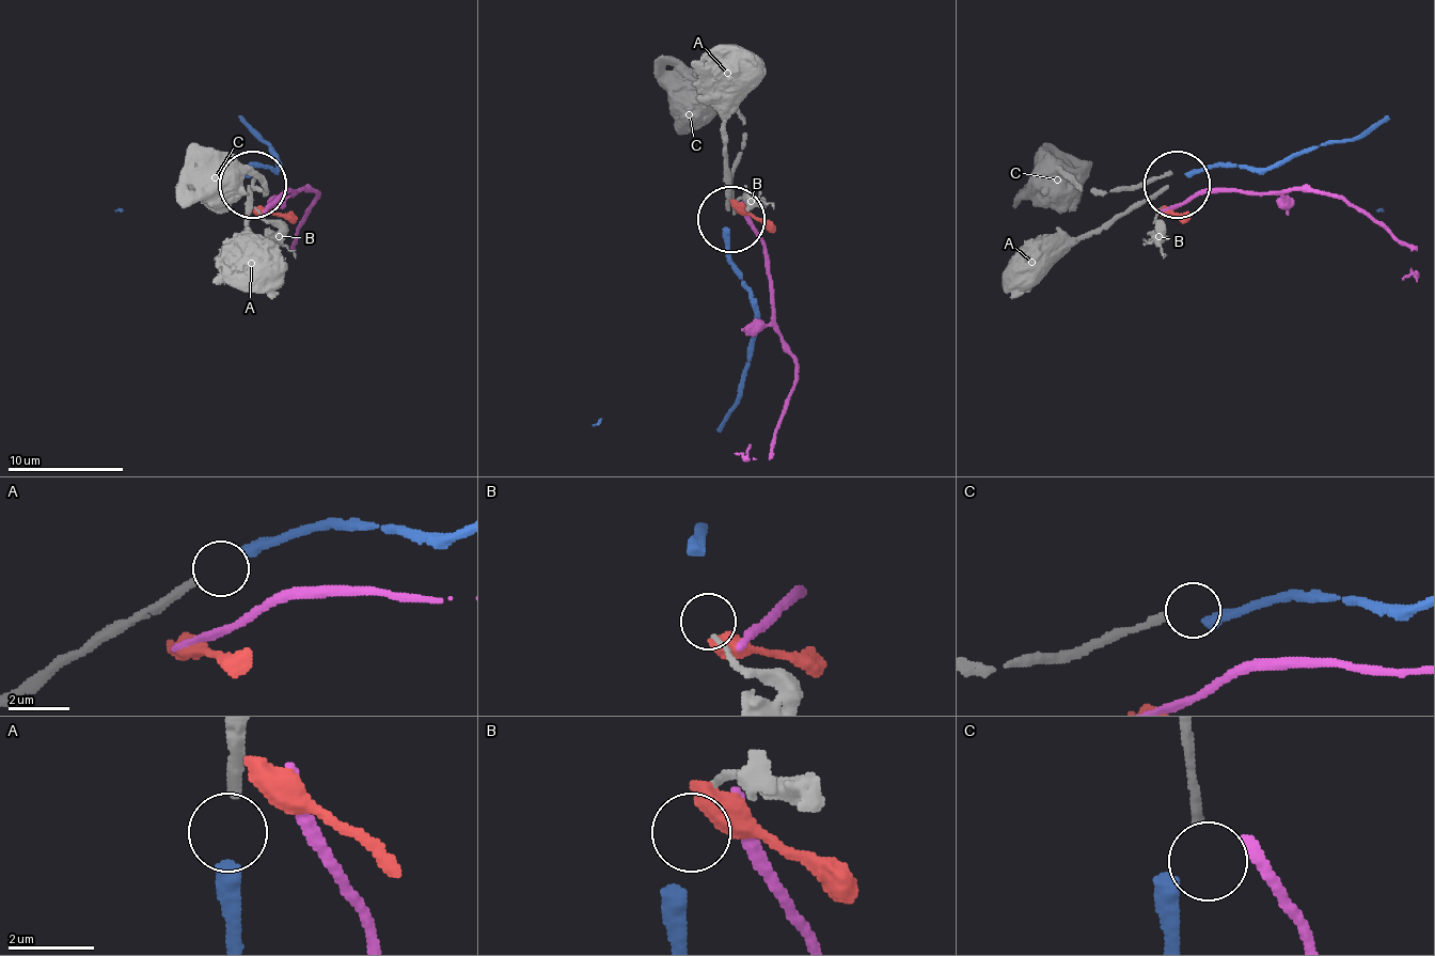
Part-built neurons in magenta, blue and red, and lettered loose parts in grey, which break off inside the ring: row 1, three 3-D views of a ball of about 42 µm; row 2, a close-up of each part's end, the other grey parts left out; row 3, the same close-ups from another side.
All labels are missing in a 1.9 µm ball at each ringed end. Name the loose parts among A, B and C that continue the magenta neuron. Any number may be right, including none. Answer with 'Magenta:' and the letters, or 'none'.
Magenta: none

